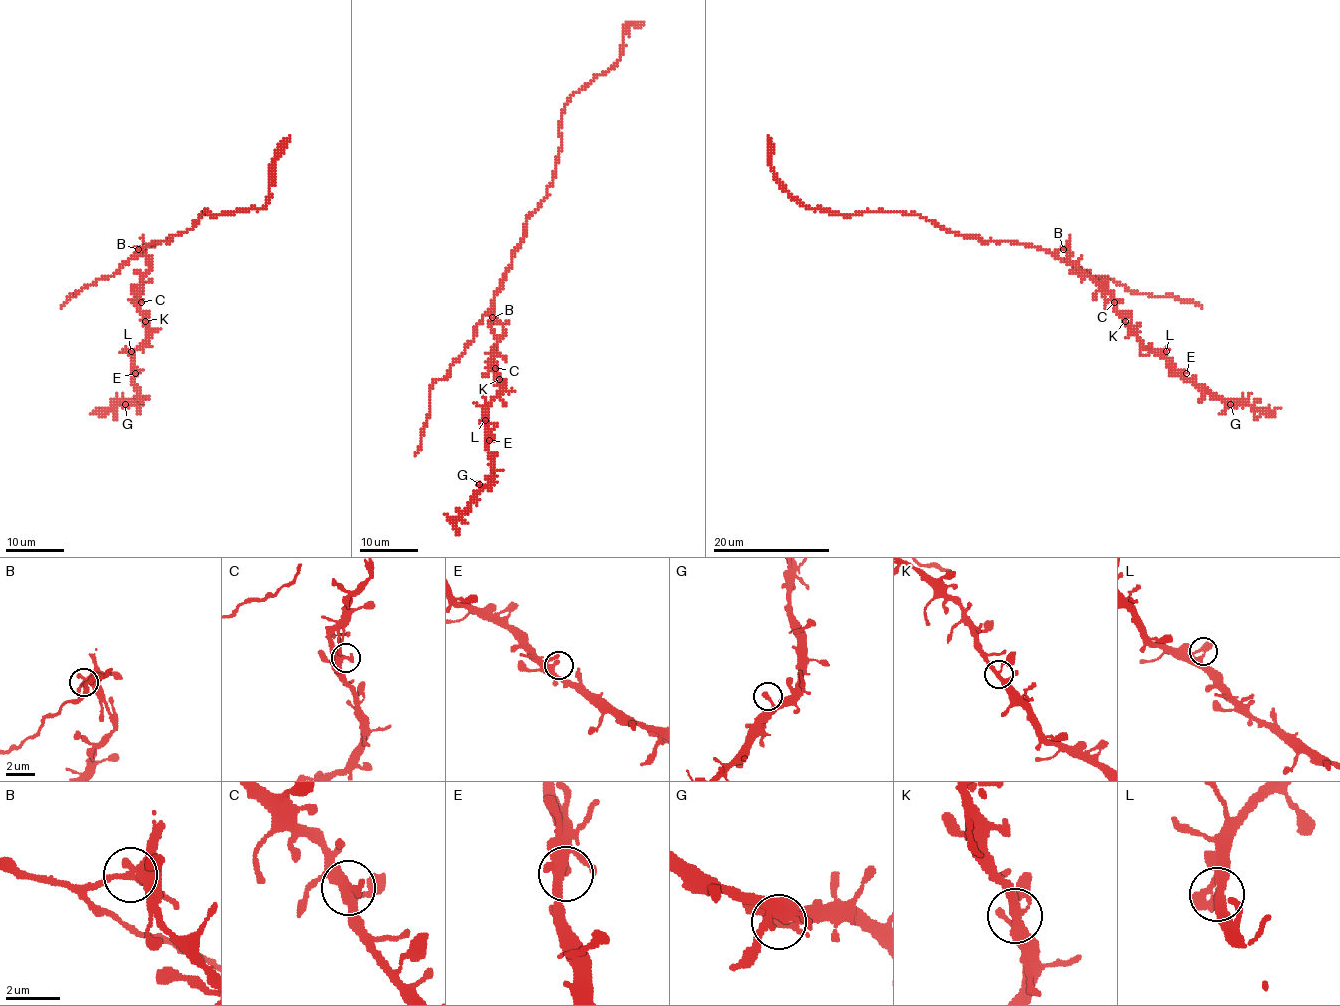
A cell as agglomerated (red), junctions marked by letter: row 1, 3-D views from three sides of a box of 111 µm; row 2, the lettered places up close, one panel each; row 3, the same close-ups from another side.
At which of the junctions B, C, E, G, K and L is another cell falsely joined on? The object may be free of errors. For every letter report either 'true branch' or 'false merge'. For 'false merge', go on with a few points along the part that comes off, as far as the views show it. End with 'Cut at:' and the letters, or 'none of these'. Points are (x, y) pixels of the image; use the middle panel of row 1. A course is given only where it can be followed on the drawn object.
B: false merge; course (492, 317), (493, 295), (523, 241), (527, 217), (552, 184), (567, 102), (616, 62), (627, 24), (643, 23)
C: true branch
E: true branch
G: true branch
K: true branch
L: true branch
Cut at: B

